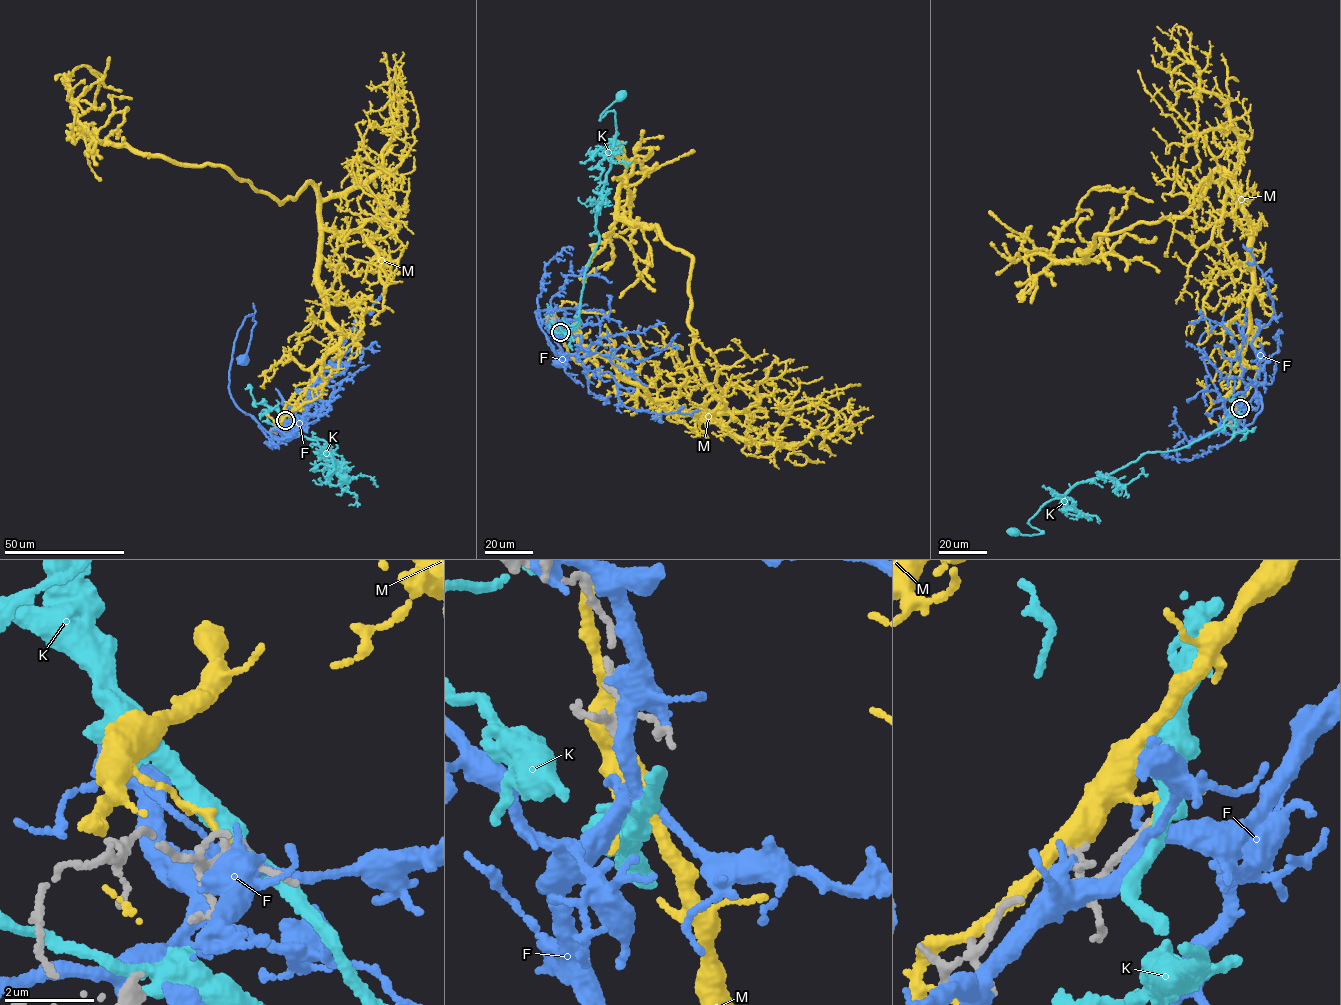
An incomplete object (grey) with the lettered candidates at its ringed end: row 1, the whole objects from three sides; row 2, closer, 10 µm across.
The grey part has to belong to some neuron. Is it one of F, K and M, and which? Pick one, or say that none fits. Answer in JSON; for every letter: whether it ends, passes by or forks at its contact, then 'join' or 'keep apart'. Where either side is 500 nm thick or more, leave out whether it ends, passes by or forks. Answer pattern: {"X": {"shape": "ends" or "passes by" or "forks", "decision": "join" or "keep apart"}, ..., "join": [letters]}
{"F": {"shape": "forks", "decision": "keep apart"}, "K": {"shape": "passes by", "decision": "keep apart"}, "M": {"shape": "ends", "decision": "keep apart"}, "join": []}

